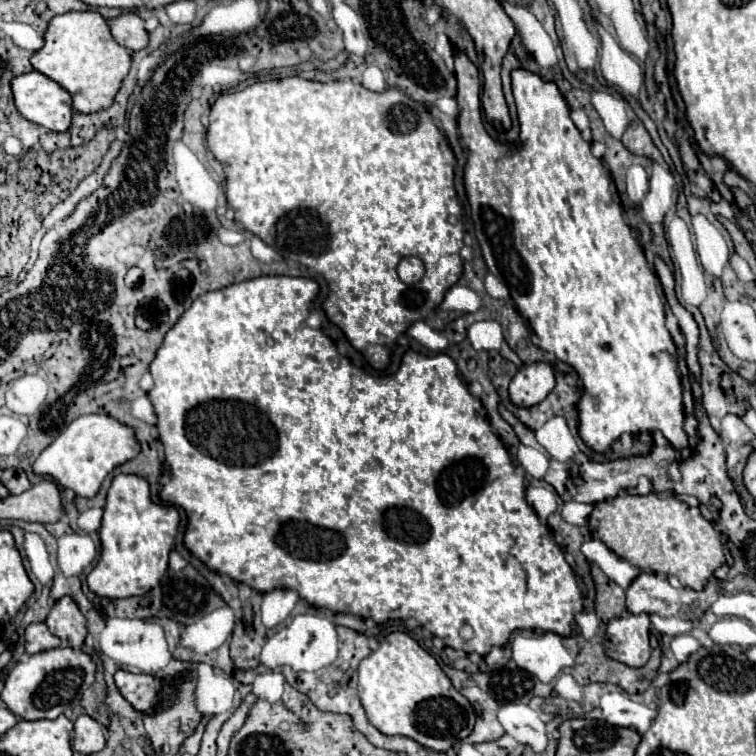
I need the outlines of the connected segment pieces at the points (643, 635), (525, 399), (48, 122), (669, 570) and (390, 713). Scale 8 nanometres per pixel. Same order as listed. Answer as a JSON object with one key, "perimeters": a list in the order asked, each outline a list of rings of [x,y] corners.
{"perimeters":[[[[628,614],[616,620],[610,620],[606,626],[604,650],[606,656],[618,660],[626,666],[644,666],[650,658],[650,620],[648,614]]],[[[534,362],[526,368],[520,368],[510,382],[510,400],[516,406],[536,406],[540,404],[550,390],[554,388],[554,372],[546,362]]],[[[32,70],[22,76],[14,76],[10,86],[12,86],[12,94],[14,94],[14,104],[26,120],[46,126],[48,130],[54,130],[54,132],[66,132],[66,128],[70,126],[70,120],[72,120],[72,98],[60,84],[56,84],[54,80],[46,78],[44,74]]],[[[618,496],[598,502],[588,516],[592,538],[602,540],[614,554],[628,560],[632,566],[648,572],[676,576],[682,586],[702,590],[706,580],[718,566],[726,562],[720,542],[720,532],[700,516],[698,508],[676,500],[674,496]]],[[[404,632],[388,634],[380,648],[360,662],[358,694],[368,722],[382,734],[408,736],[436,752],[456,746],[474,728],[470,702],[452,686],[438,662]]]]}

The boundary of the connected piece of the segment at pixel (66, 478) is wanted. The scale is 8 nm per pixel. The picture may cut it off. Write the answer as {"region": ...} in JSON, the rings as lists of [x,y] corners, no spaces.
{"region":[[[80,416],[76,418],[34,462],[34,474],[52,476],[62,488],[70,488],[76,496],[94,498],[104,478],[120,464],[134,460],[140,444],[132,428],[120,424],[110,416]]]}

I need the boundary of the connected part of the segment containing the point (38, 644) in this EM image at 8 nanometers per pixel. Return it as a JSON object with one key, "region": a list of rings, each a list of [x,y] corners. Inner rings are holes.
{"region":[[[44,622],[30,624],[26,628],[24,638],[26,638],[24,648],[26,648],[28,654],[36,654],[36,652],[44,652],[44,650],[52,650],[52,648],[58,648],[60,646],[58,636],[50,634],[50,630],[48,630],[48,626]]]}

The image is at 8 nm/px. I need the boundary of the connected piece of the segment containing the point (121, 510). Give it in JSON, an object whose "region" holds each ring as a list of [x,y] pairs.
{"region":[[[118,474],[108,490],[100,526],[100,560],[86,578],[88,588],[106,598],[130,598],[142,596],[158,586],[168,570],[168,554],[174,546],[178,522],[180,516],[174,506],[152,504],[144,478]]]}

